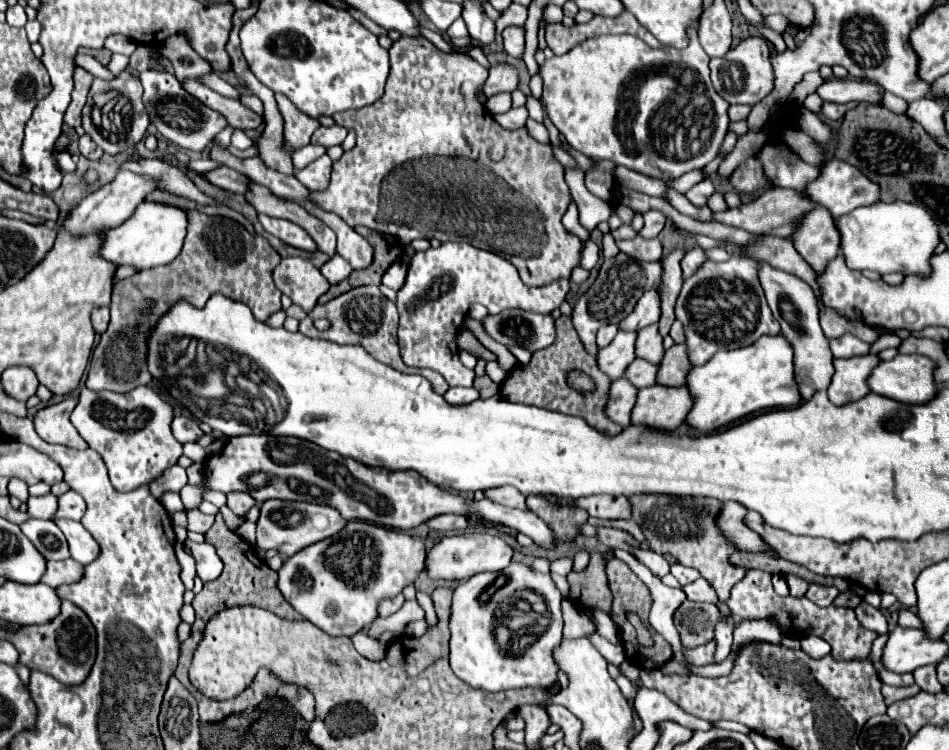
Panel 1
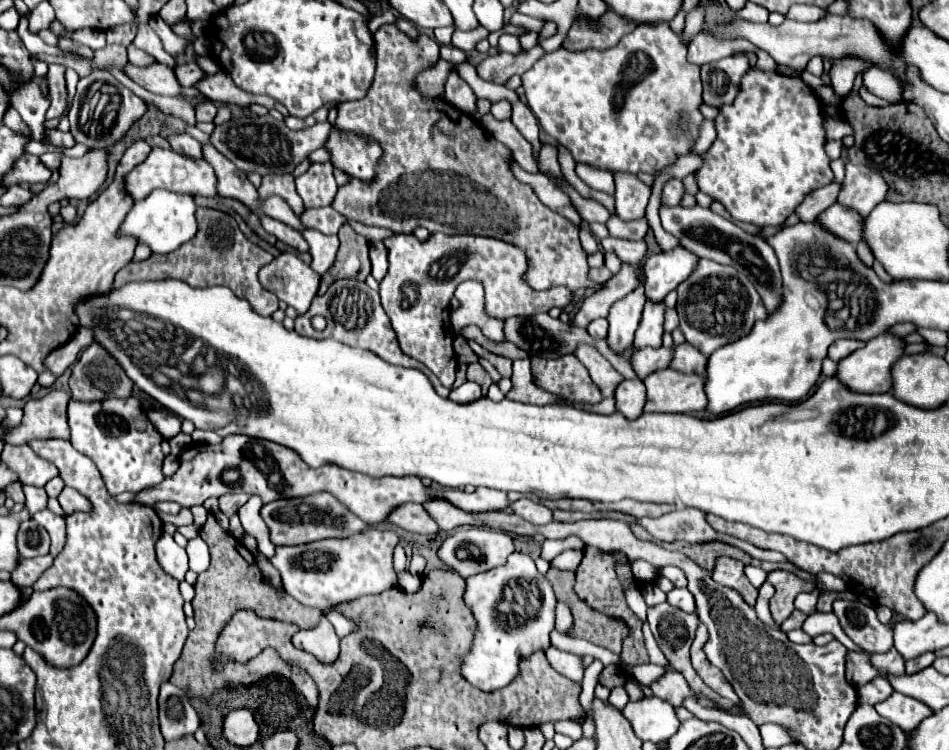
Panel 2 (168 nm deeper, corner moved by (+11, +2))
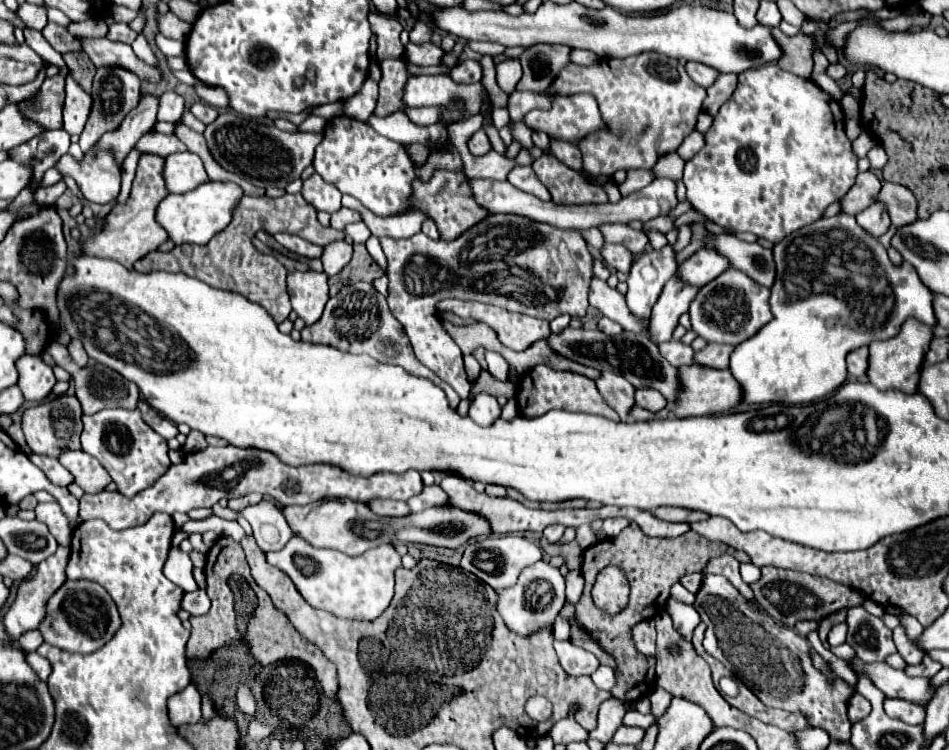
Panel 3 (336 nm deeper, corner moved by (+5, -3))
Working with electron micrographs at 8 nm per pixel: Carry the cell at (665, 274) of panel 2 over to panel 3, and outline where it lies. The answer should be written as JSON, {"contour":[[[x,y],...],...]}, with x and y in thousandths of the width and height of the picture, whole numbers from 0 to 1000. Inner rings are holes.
{"contour":[[[740,332],[740,335],[733,335],[731,340],[727,340],[725,345],[721,345],[714,353],[710,367],[714,367],[714,372],[719,372],[719,375],[731,377],[731,383],[740,383],[740,380],[748,377],[750,372],[754,372],[767,356],[769,356],[769,351],[765,343],[761,343],[754,335]]]}

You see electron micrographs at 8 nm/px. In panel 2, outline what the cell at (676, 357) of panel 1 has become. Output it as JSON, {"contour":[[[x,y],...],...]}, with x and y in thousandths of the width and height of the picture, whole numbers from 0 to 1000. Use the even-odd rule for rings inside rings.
{"contour":[[[723,456],[712,461],[712,472],[706,491],[712,491],[721,499],[742,499],[744,485],[746,485],[746,475]]]}

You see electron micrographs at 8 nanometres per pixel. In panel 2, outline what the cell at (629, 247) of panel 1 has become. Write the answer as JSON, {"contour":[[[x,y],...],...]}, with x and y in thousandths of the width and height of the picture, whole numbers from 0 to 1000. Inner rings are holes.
{"contour":[[[636,317],[634,331],[639,336],[647,336],[655,349],[666,352],[666,355],[674,352],[679,347],[679,341],[681,341],[679,320],[666,323],[666,320],[653,320],[653,317]]]}

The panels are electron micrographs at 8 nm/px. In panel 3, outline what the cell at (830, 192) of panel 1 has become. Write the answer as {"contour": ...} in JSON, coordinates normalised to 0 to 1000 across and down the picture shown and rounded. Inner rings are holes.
{"contour":[[[929,241],[929,249],[923,260],[923,271],[929,271],[934,276],[942,303],[957,300],[965,292],[965,265],[955,249],[946,244]]]}

